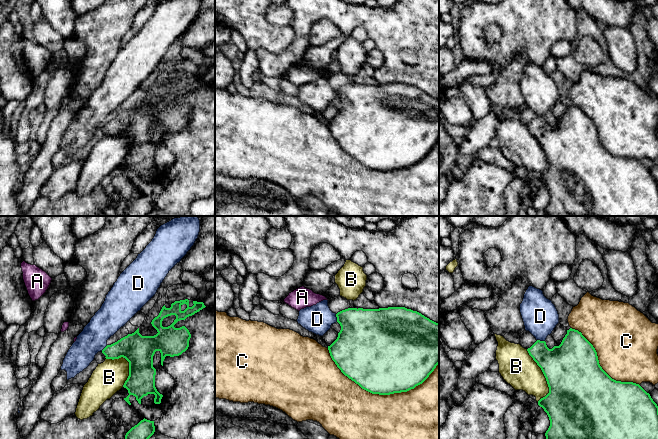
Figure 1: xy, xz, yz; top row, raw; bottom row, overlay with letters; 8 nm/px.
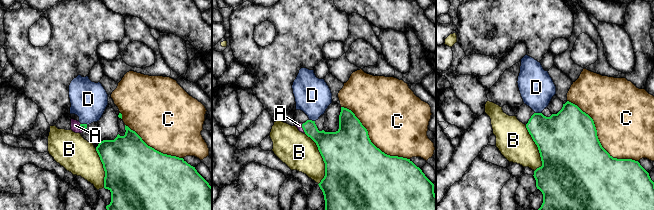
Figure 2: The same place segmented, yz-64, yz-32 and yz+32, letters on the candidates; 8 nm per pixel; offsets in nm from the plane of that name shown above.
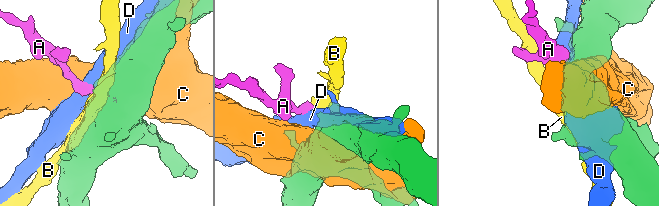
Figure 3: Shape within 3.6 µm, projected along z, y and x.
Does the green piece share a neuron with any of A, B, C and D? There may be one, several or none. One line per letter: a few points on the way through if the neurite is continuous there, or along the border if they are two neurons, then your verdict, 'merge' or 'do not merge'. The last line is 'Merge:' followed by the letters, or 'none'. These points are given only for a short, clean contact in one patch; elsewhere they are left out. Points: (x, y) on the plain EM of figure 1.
A: across xz (367, 113), (356, 99), (356, 84), (355, 83) | merge
B: do not merge
C: do not merge
D: do not merge
Merge: A

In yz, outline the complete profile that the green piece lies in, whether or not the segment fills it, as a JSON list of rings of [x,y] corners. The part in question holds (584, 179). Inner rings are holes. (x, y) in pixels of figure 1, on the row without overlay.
[[[570,104],[559,122],[549,125],[545,117],[537,116],[527,127],[541,144],[549,163],[549,169],[538,177],[538,181],[544,185],[550,196],[550,202],[545,209],[546,216],[658,216],[658,182],[650,170],[639,160],[612,155],[600,142],[595,124],[581,108]]]

